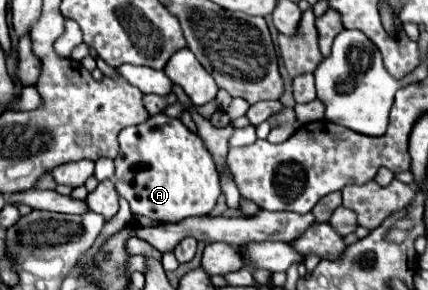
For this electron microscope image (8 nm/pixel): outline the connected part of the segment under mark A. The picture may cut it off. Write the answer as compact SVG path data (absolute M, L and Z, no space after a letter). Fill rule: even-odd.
M165 113L121 131L119 155L115 159L115 189L123 199L127 199L133 217L149 217L159 223L179 223L187 217L205 217L213 211L221 195L219 173L199 135L191 133L179 119Z

